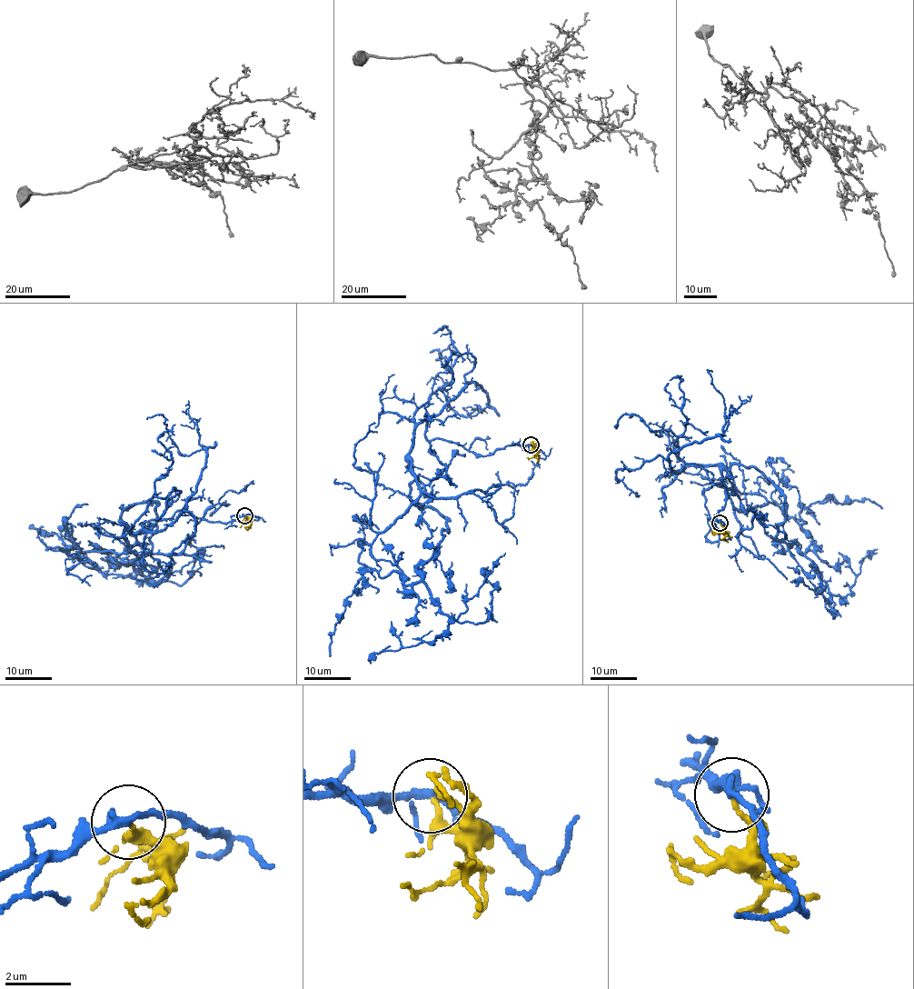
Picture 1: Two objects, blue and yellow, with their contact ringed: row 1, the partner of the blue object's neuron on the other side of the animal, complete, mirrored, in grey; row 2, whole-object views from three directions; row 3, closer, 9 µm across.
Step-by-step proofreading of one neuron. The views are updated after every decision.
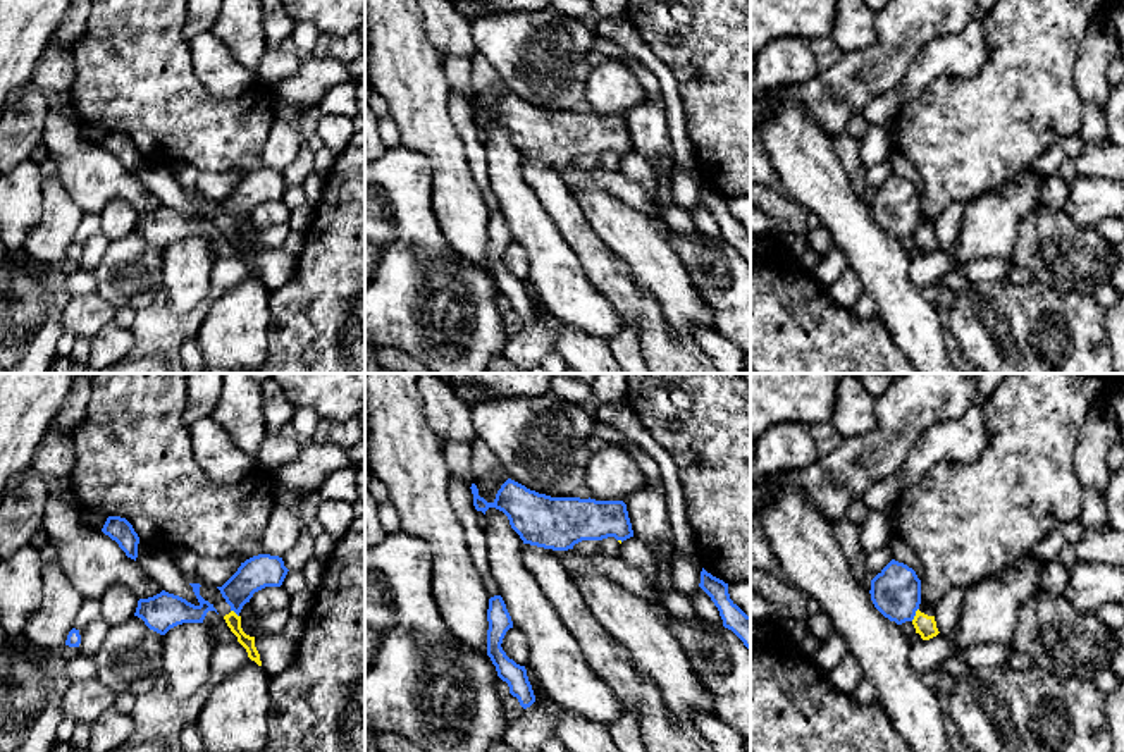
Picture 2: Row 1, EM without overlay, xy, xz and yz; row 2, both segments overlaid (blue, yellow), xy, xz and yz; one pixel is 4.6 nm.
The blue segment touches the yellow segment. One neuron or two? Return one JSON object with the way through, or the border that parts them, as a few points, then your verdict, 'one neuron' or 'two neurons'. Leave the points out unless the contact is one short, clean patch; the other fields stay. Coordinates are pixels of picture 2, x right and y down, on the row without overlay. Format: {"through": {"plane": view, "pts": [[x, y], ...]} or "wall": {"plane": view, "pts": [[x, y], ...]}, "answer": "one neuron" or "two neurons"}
{"wall": {"plane": "yz", "pts": [[918, 222], [911, 234]]}, "answer": "two neurons"}

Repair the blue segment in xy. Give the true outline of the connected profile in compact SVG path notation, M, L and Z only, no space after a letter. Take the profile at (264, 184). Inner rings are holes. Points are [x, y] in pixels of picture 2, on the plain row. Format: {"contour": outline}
{"contour": "M258 169L241 177L238 186L217 203L231 220L231 225L239 231L243 220L250 217L255 206L265 201L281 201L287 186L282 172Z"}

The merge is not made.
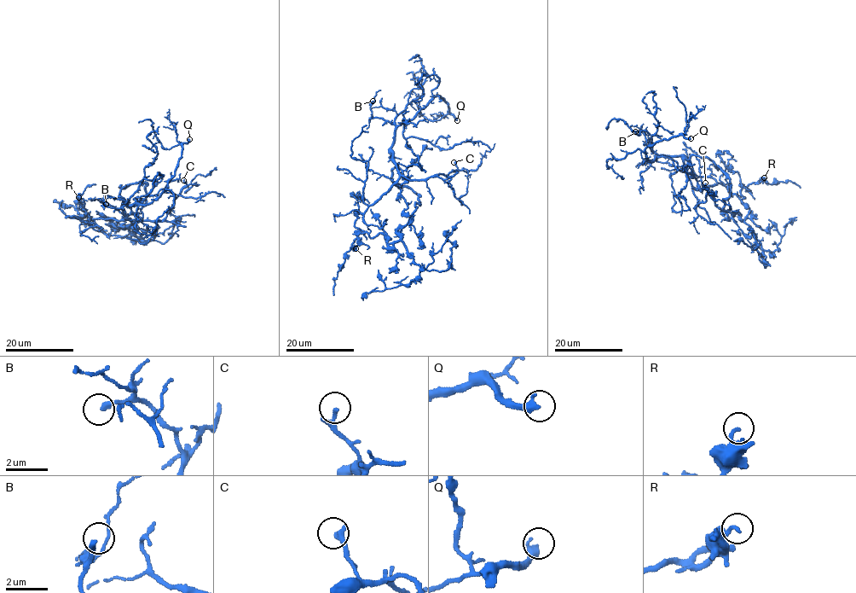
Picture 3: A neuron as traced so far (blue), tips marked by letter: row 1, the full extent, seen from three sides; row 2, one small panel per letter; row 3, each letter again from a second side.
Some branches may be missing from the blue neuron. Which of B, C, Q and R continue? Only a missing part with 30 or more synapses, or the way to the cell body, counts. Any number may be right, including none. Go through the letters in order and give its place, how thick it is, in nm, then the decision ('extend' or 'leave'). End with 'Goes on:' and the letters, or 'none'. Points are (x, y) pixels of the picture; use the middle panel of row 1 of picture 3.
B: place (373, 101); calibre 240 nm; leave
C: place (454, 162); calibre 240 nm; leave
Q: place (457, 120); calibre 340 nm; extend
R: place (355, 248); calibre 220 nm; leave
Goes on: Q

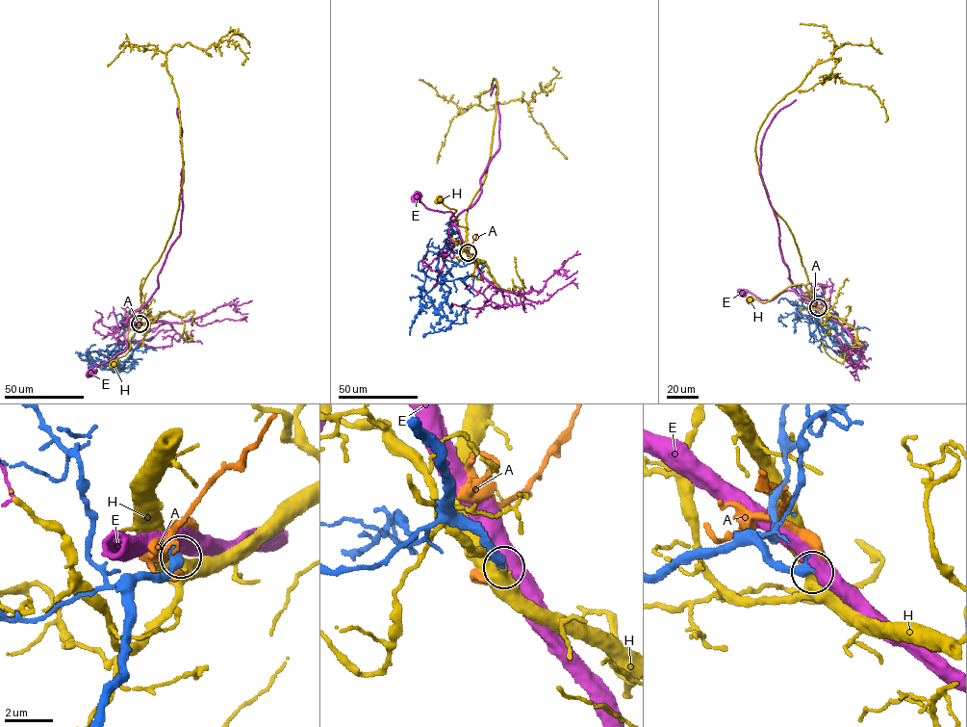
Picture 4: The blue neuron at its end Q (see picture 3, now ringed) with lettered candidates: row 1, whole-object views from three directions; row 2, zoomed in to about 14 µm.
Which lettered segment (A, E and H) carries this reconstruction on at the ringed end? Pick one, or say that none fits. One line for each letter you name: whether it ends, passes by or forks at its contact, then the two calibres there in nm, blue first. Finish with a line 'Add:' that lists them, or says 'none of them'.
Add: none of them

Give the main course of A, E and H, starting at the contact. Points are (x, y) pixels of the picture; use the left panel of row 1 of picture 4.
A: (139, 323), (150, 310)
E: (139, 323), (129, 324), (124, 333), (124, 350), (92, 368), (91, 373)
H: (139, 324), (139, 309), (132, 314), (127, 334), (130, 348), (114, 363)

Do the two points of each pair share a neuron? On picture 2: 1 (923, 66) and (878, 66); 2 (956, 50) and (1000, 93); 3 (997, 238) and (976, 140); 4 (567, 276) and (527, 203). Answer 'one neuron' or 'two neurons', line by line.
1: two neurons
2: two neurons
3: two neurons
4: one neuron

